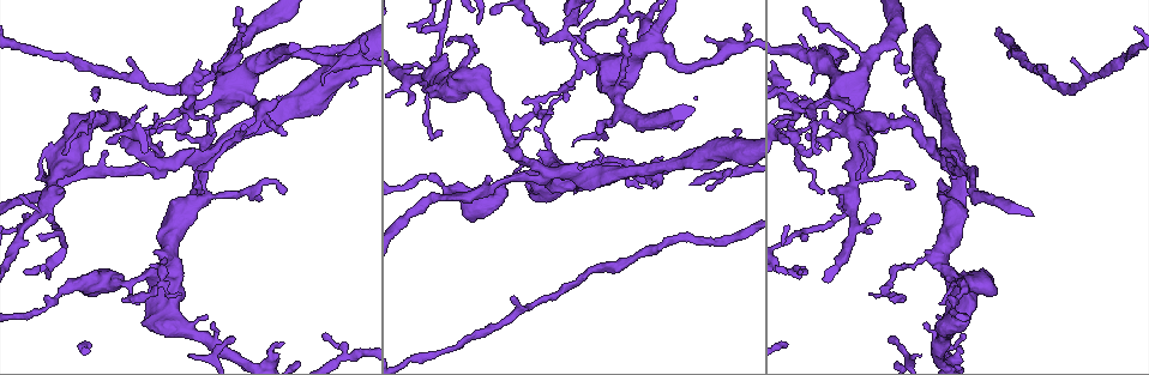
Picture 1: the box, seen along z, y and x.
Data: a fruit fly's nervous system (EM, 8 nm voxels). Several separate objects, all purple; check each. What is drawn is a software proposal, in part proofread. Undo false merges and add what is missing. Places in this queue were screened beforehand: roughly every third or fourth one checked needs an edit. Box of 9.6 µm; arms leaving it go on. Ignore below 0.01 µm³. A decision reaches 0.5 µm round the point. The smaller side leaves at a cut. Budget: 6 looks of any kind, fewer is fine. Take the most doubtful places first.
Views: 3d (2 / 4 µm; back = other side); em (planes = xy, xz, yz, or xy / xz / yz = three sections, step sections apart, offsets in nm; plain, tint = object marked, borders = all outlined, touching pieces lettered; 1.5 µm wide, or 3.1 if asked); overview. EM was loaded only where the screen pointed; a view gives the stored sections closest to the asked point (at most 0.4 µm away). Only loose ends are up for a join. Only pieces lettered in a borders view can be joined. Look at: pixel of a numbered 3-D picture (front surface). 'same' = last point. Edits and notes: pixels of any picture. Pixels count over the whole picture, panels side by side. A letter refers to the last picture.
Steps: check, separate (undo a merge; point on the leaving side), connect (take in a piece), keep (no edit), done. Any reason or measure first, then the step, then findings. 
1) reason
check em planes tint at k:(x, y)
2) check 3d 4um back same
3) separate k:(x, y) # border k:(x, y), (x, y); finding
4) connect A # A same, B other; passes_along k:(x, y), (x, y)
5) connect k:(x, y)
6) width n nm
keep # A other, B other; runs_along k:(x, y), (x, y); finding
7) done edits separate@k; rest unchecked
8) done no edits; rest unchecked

check em planes borders at 1:(890, 341)

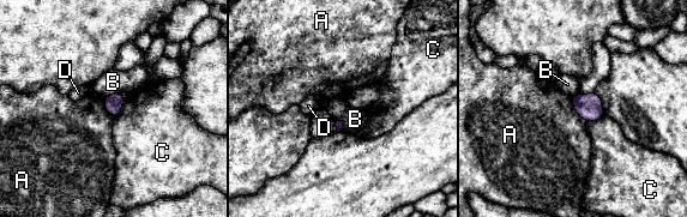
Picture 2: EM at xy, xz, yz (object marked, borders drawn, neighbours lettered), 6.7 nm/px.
keep # A other, B other, C other, D other; border 2:(571, 97), (573, 108), (585, 121); no lettered piece goes on from it

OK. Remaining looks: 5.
check em planes borders at 1:(959, 347)

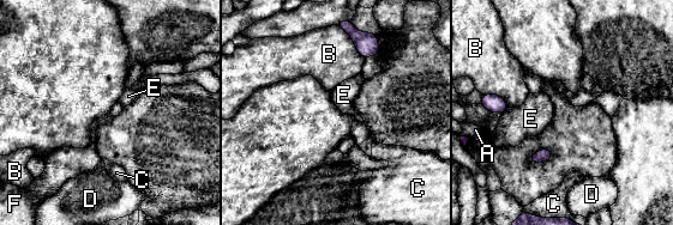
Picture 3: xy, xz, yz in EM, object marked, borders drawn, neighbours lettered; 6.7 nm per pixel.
keep # A other, B other, C other, D other, E other, F other; border 3:(508, 108), (500, 113); no lettered piece goes on from it

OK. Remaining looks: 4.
thin end
check 3d 2um back at 1:(560, 97)

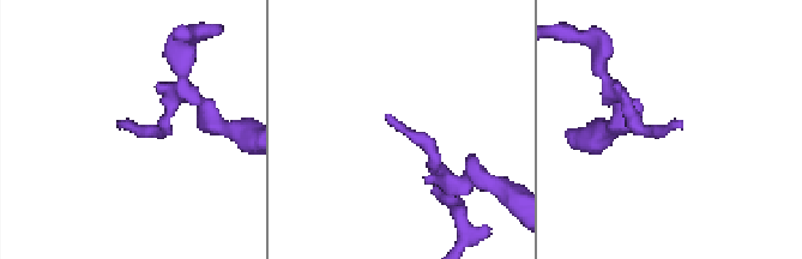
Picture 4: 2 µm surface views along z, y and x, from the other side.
now the EM
check em yz step 8 borders at 4:(121, 123)

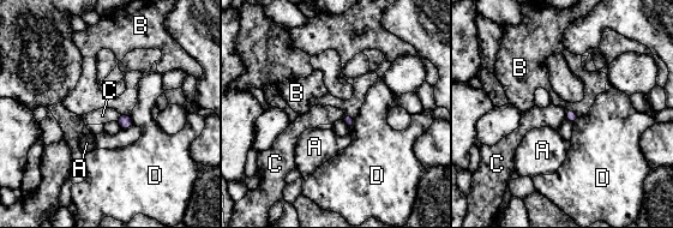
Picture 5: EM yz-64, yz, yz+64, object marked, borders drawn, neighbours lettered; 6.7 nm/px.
cut it another way
check em planes borders same

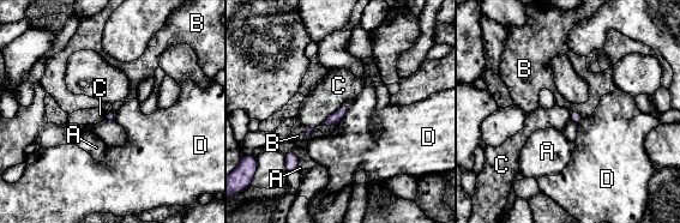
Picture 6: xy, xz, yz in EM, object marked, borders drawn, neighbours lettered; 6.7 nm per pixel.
width 70 nm
keep # A other, B other, C other, D other; border 6:(338, 121), (331, 125), (322, 124); no lettered piece goes on from it

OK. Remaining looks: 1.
done no edits; rest unchecked

